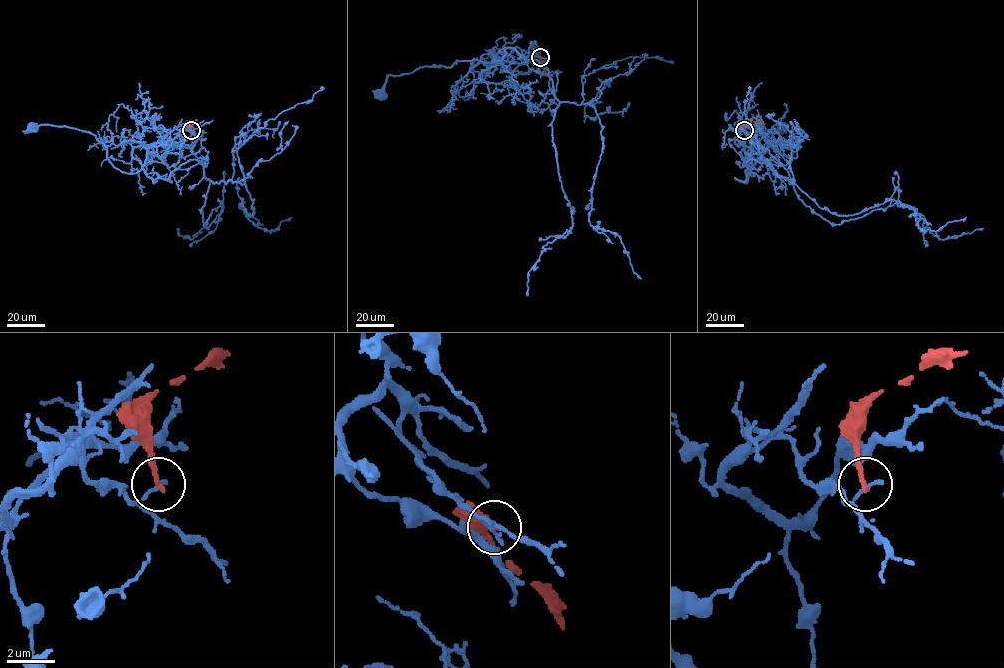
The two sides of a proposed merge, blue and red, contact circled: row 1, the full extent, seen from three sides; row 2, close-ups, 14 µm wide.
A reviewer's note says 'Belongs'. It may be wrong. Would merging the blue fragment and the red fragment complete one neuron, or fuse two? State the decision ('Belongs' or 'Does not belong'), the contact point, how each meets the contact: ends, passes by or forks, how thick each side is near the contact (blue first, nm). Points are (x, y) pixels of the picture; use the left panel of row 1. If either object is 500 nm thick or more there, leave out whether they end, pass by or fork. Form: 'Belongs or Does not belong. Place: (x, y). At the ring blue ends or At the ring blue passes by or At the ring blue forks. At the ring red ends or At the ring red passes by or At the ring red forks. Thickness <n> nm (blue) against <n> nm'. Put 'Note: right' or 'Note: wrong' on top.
Note: wrong
Does not belong. Place: (191, 130). At the ring blue ends. At the ring red ends. Thickness 170 nm (blue) against 220 nm

